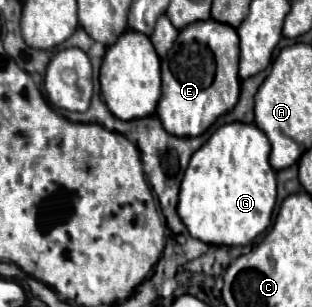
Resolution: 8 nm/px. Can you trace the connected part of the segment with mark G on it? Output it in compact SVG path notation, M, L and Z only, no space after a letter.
M229 123L195 151L181 181L177 213L191 237L207 245L249 245L271 225L277 197L275 171L269 165L271 145L257 125Z

